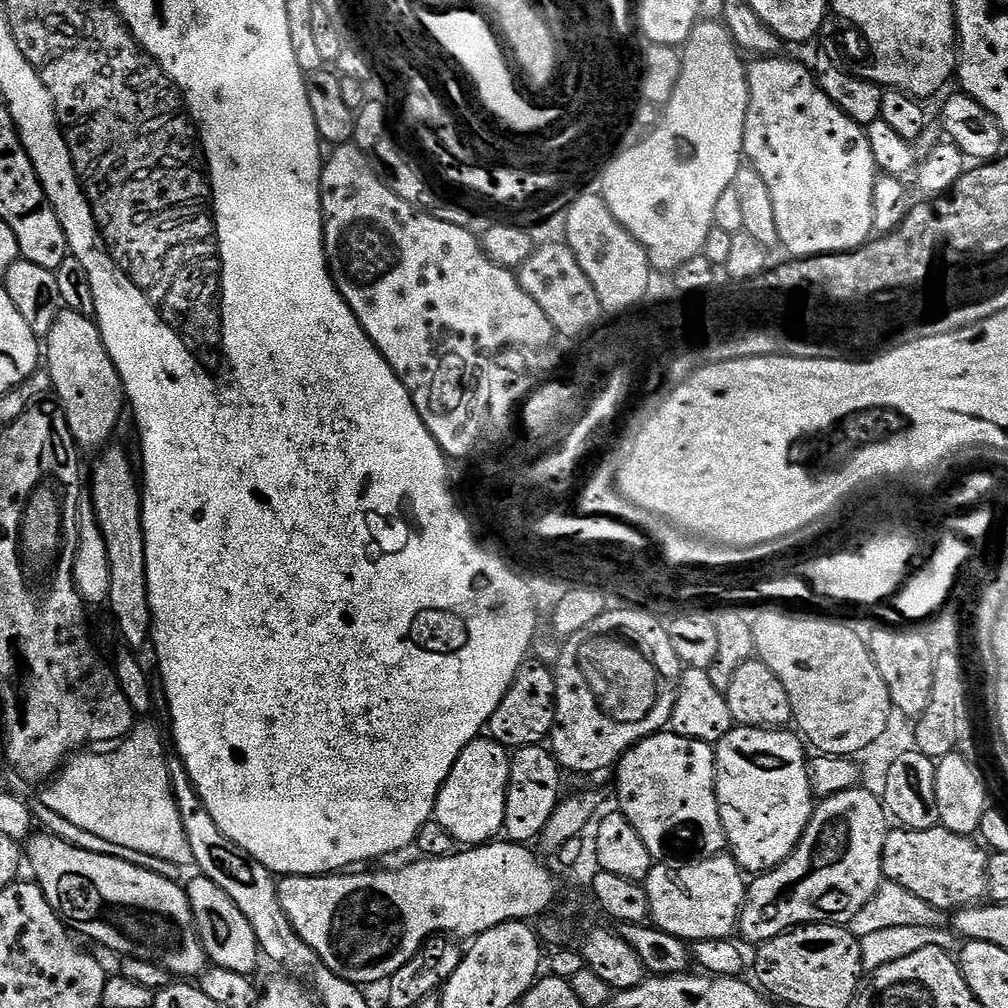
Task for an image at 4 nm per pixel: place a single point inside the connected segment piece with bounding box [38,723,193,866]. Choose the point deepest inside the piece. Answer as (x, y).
(126, 796)

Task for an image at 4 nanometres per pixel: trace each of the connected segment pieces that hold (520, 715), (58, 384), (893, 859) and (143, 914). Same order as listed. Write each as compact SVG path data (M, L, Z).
M537 658L525 660L524 665L514 674L514 682L510 690L498 702L498 710L488 719L486 729L487 735L496 740L503 748L515 750L518 748L528 748L532 744L543 745L551 737L552 727L556 721L556 678L553 669Z
M67 310L60 311L46 338L46 371L52 379L52 392L55 399L59 400L60 407L64 409L70 434L76 439L77 445L81 449L103 449L111 441L108 439L115 434L116 427L120 424L120 415L123 412L125 415L126 397L118 370L100 337L100 327L92 316L83 316Z
M896 826L889 831L882 850L884 880L905 887L934 908L959 910L975 906L988 896L988 857L973 837L954 834L942 826L930 830Z
M47 834L33 835L27 841L26 864L32 867L35 883L40 885L42 894L46 894L46 902L50 902L73 933L84 935L112 952L120 952L121 957L153 960L176 978L196 978L209 967L208 955L196 934L187 891L180 884L170 882L170 878L150 874L150 870L142 870L142 866L118 858L106 858L106 854L90 854L90 850L70 846L70 842L62 842L62 838Z

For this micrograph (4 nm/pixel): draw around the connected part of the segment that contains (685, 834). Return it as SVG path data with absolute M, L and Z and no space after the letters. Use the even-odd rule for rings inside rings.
M671 730L656 732L640 740L624 753L615 765L618 810L638 830L638 838L646 842L656 862L687 862L709 860L725 851L728 839L722 826L716 797L716 753L713 745L679 736Z

